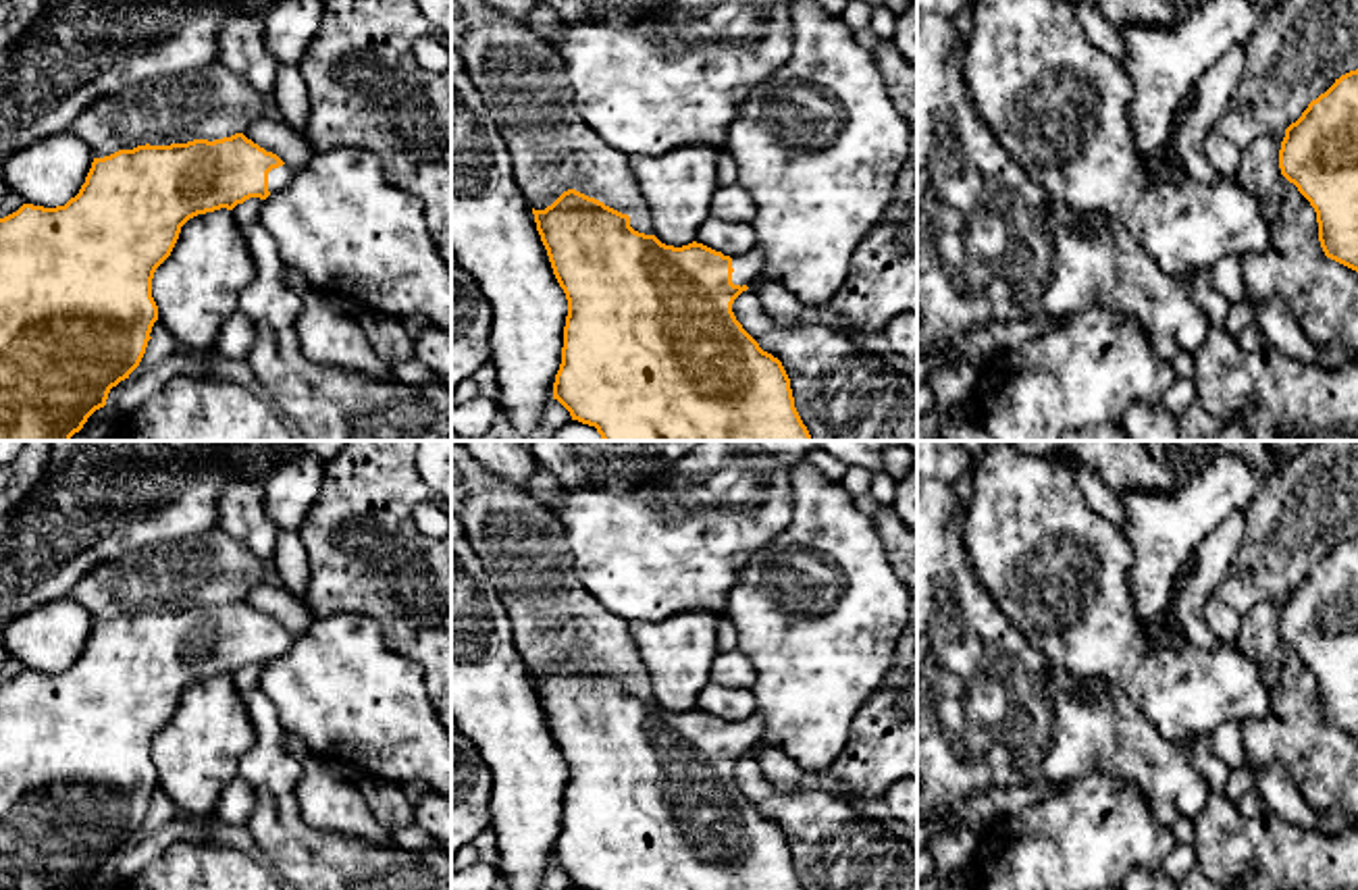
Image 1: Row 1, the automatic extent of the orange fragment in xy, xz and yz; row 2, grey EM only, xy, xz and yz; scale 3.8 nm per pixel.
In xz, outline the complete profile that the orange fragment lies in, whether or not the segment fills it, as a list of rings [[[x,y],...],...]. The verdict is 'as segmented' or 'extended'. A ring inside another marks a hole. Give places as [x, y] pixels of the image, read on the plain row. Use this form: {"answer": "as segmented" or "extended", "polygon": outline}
{"answer": "extended", "polygon": [[[576,655],[534,676],[537,697],[568,765],[557,865],[582,890],[803,890],[790,844],[778,823],[763,817],[732,778],[734,765],[761,740],[763,717],[730,724],[703,709],[665,711],[630,692],[630,682]]]}

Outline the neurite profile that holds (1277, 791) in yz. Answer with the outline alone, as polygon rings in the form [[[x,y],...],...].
[[[1281,765],[1256,769],[1254,784],[1264,811],[1298,830],[1321,830],[1318,813],[1304,801],[1294,778]]]

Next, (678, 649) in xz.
[[[684,609],[655,622],[628,624],[661,709],[674,713],[693,709],[699,692],[711,682],[711,663],[720,653],[715,630],[722,618],[709,609]]]

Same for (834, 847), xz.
[[[751,755],[732,778],[782,828],[803,890],[917,890],[917,850],[859,813],[846,794],[780,790]]]

